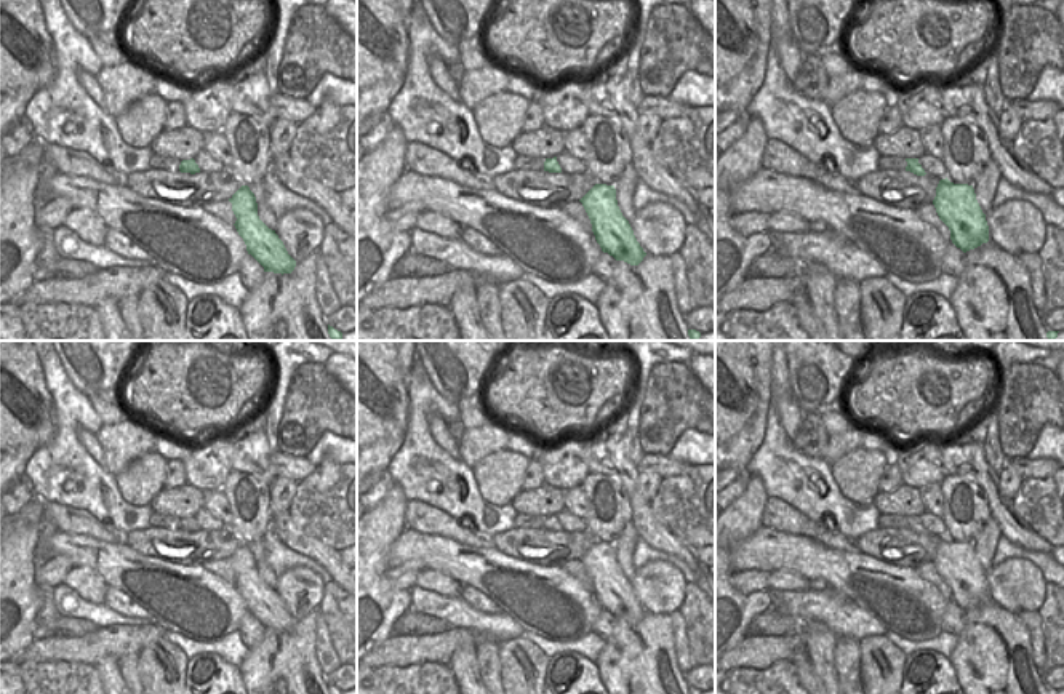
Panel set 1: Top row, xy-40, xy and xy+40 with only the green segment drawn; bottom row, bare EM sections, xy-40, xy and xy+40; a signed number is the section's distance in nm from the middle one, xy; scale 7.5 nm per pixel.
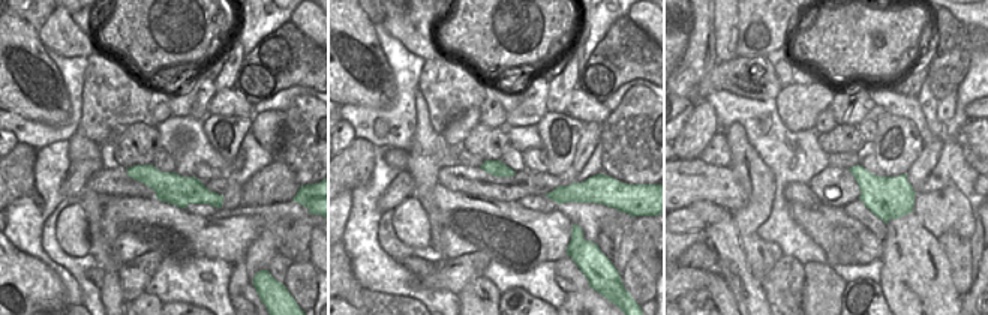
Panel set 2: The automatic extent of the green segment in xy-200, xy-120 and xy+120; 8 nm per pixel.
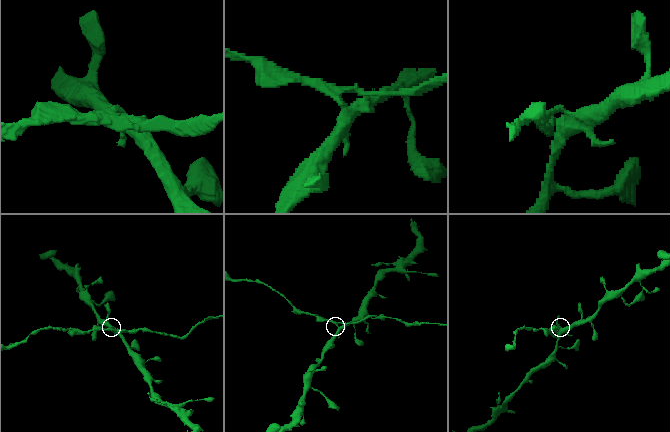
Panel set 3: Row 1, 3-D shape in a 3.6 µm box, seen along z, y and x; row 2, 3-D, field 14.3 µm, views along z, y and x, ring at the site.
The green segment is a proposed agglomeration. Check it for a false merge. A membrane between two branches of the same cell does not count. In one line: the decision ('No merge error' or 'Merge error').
Merge error

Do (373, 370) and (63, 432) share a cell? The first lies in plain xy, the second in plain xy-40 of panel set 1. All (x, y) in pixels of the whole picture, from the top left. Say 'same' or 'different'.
different

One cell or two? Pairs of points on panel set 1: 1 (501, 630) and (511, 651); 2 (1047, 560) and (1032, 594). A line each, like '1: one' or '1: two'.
1: two
2: two

